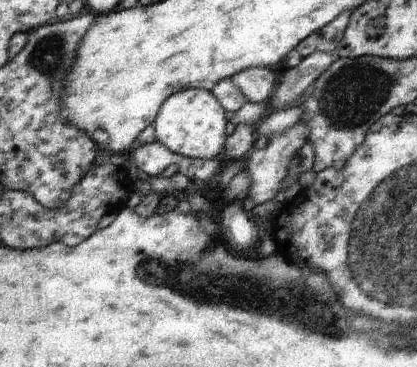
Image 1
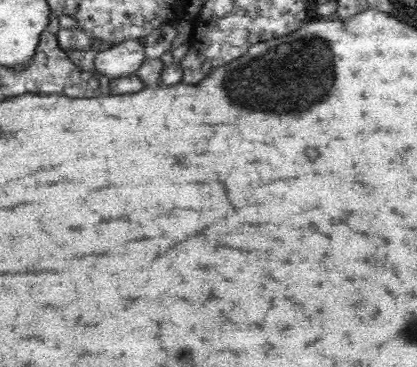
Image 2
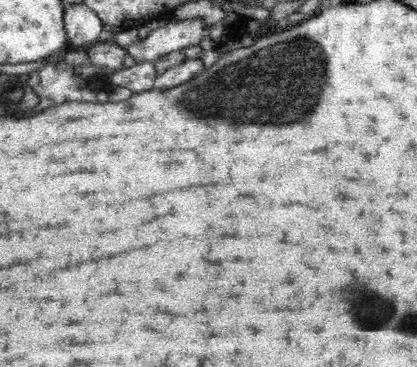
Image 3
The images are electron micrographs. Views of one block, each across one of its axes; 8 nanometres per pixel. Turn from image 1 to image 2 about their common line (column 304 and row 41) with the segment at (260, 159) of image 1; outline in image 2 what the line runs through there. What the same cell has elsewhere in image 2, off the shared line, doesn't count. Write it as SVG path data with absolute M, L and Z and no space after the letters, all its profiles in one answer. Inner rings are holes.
M132 38L114 44L112 50L100 50L96 56L96 70L110 80L138 74L142 64L146 64L146 38Z

